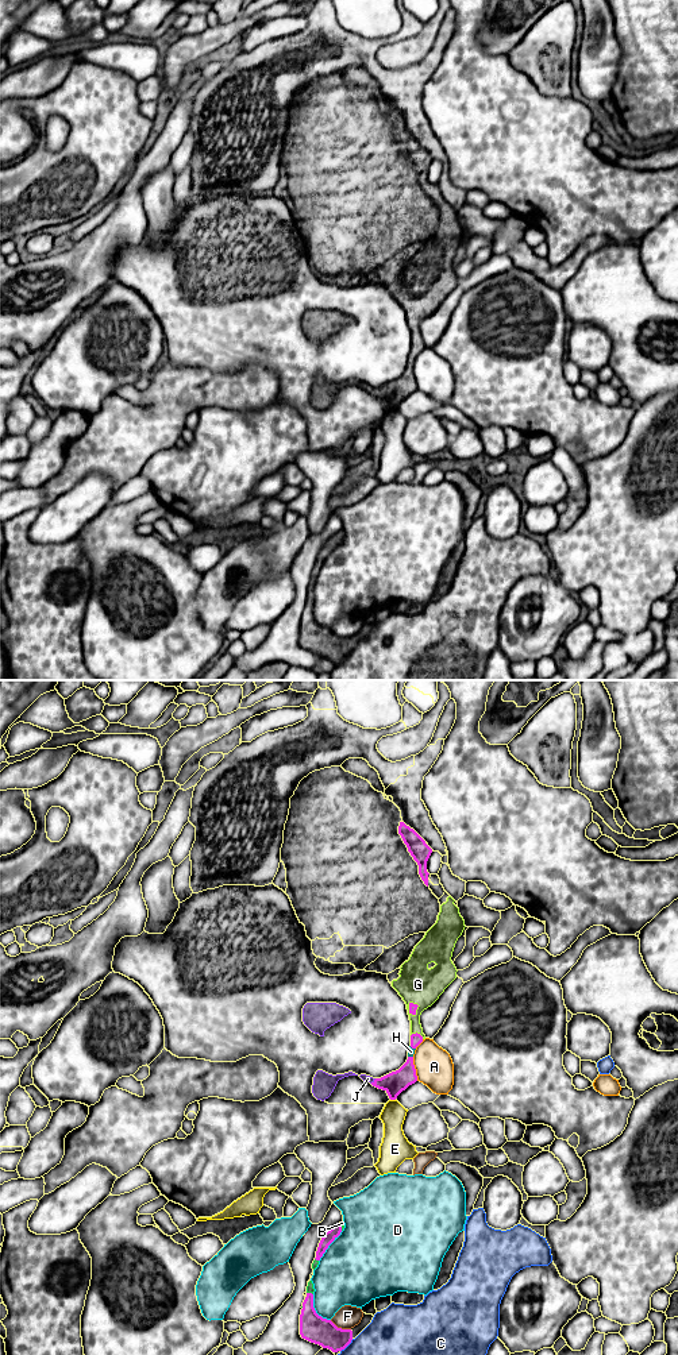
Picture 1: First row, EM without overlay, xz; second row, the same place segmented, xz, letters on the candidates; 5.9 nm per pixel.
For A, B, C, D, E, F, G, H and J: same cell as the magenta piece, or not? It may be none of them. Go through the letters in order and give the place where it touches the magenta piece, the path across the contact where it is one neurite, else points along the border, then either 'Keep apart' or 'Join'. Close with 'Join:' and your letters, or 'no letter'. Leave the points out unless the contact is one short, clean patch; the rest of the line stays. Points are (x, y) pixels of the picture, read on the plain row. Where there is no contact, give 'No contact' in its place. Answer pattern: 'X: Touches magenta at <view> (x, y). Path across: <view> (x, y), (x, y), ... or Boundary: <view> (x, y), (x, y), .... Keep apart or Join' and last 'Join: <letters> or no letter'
A: Touches magenta at xz (415, 378). Keep apart
B: Touches magenta at xz (341, 536). Join
C: Touches magenta at xz (346, 655). Keep apart
D: Touches magenta at xz (315, 620). Keep apart
E: Touches magenta at xz (393, 408). Keep apart
F: Touches magenta at xz (341, 637). Keep apart
G: Touches magenta at xz (416, 342). Join
H: Touches magenta at xz (412, 356). Join
J: Touches magenta at xz (374, 389). Join
Join: B, G, H, J

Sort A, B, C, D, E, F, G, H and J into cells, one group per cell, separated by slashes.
A / B G H J / C / D / E / F

